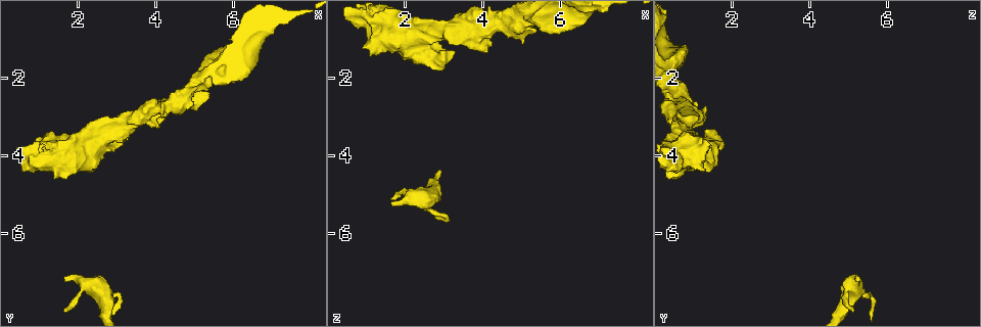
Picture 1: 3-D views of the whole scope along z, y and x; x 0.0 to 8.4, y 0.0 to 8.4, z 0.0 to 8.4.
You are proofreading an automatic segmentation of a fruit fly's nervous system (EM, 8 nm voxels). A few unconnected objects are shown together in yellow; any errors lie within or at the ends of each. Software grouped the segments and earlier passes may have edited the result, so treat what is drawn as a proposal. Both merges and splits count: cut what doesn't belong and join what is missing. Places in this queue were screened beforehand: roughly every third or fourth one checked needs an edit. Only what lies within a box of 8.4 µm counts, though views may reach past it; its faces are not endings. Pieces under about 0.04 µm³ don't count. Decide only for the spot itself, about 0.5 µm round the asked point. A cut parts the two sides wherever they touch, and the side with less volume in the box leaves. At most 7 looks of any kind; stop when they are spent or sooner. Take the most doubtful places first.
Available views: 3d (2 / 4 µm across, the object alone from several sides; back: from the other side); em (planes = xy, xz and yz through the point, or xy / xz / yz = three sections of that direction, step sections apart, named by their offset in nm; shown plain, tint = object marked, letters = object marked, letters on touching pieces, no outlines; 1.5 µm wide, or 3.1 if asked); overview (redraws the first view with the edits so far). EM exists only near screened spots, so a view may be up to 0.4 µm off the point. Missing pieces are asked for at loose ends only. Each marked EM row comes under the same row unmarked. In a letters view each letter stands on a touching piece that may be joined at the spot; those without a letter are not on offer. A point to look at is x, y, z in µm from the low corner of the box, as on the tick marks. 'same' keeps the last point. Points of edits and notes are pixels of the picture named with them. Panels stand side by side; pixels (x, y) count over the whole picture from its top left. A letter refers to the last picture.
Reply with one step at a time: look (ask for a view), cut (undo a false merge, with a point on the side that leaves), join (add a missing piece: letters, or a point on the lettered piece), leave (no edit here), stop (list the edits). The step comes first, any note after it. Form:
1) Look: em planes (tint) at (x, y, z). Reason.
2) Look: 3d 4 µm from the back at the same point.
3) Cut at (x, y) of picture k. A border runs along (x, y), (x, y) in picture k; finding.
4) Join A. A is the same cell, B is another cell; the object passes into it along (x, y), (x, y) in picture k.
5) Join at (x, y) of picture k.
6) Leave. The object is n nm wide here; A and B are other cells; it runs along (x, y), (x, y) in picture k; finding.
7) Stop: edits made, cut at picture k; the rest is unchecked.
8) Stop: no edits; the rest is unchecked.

Look: 3d 4 µm at (3.65, 3.05, 0.75). Arms part here.

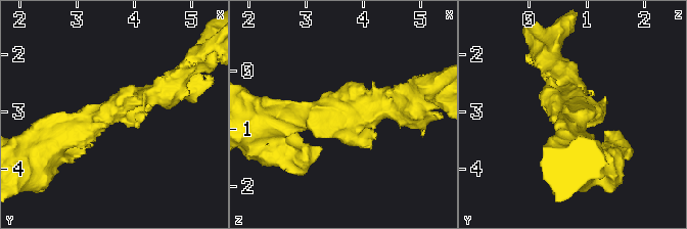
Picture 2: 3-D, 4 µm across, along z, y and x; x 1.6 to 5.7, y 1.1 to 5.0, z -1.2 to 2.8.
Look: em yz step 8 (tint) at (3.60, 3.00, 0.75).

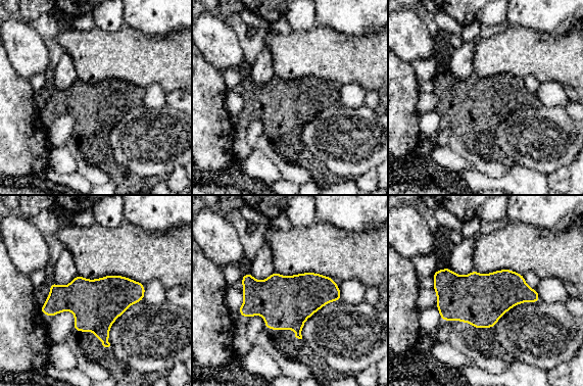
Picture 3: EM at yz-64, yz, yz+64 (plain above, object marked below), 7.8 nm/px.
Look: em yz step 8 (letters) at the same point.

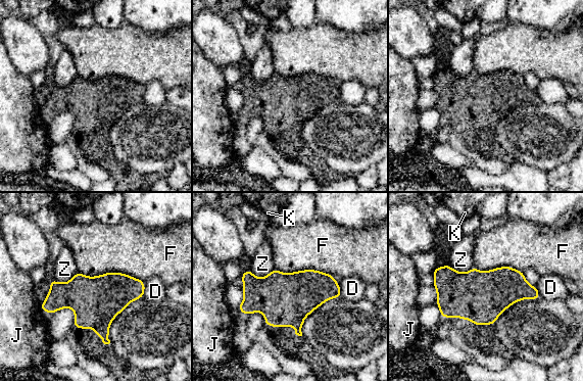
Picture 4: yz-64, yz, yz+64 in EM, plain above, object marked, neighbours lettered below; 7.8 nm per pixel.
Leave. The longest contact is with F, 550 nm; D, F, J, K and Z are other cells; a border runs along (78, 271), (144, 282) in picture 4; one neuron here.

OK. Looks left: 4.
Look: em 3.1 µm planes (letters) at (1.70, 7.10, 5.25). An open end.

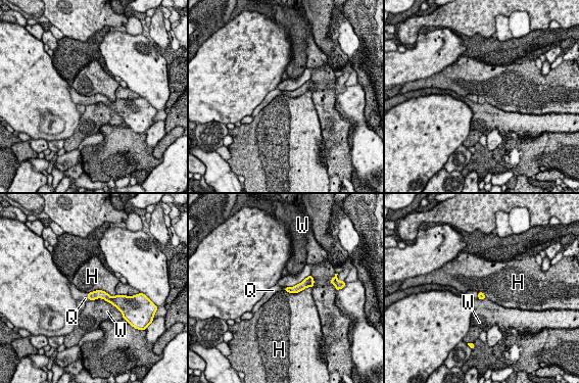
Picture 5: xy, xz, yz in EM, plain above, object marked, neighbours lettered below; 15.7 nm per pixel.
Join Q. The longest contact is with H, 460 nm; Q is the same cell, H and W are other cells; the object passes into it along (96, 294), (88, 296), (77, 294) in picture 5; it goes on there.

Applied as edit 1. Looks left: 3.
Look: em xy step 4 (letters) at (5.70, 1.30, 0.85). Thick end.

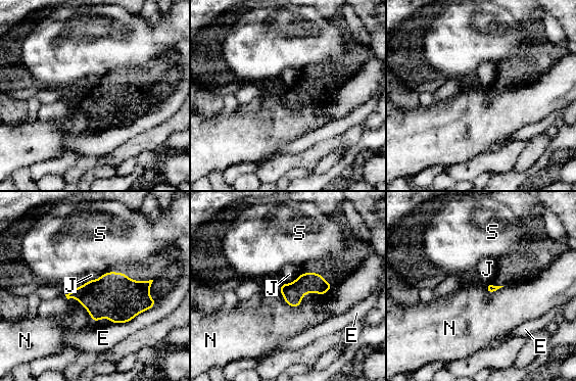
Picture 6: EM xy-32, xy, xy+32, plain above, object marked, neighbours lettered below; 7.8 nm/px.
Leave. E, J, N and S are other cells; a border runs along (334, 285), (297, 306), (277, 289) in picture 6; none of them fits.

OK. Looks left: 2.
Stop: edits made, join at picture 5; the rest is unchecked.

